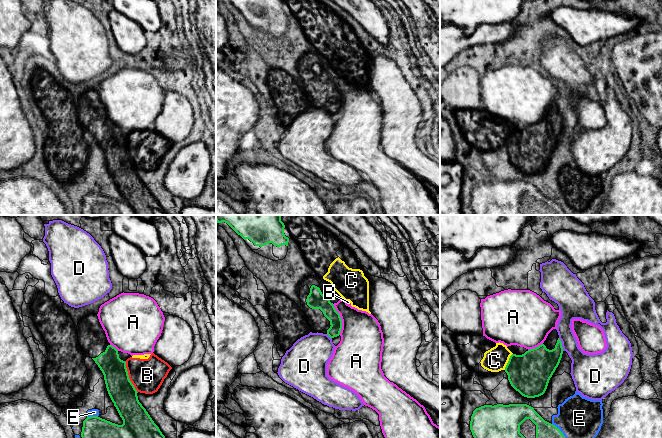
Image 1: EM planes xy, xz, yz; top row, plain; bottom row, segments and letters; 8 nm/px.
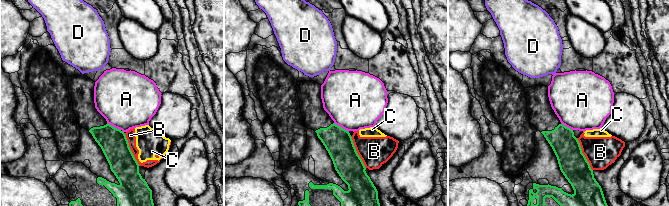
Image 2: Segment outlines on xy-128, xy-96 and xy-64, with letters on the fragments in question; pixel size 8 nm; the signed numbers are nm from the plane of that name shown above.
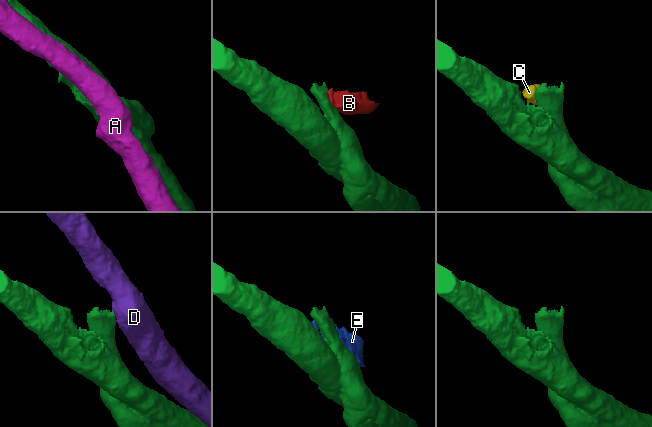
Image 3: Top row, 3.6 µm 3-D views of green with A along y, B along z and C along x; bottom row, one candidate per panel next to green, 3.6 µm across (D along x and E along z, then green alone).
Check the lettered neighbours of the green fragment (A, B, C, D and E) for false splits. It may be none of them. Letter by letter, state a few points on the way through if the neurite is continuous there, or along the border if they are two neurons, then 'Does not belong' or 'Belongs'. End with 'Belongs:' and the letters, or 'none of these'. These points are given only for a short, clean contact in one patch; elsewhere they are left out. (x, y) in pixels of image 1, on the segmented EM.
A: Does not belong
B: Boundary: xy (124, 361), (129, 380), (137, 392). Does not belong
C: Boundary: yz (512, 353), (504, 369). Does not belong
D: Boundary: yz (558, 338), (563, 350). Does not belong
E: Does not belong
Belongs: none of these

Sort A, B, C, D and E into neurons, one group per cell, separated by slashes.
A B C / D E

